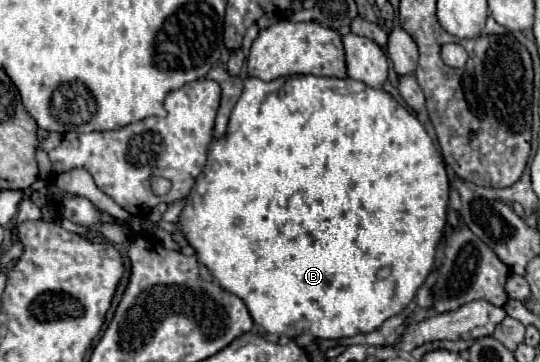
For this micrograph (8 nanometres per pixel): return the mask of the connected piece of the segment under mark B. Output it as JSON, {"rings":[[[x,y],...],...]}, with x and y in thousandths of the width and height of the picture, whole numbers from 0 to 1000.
{"rings":[[[537,207],[515,213],[496,229],[478,213],[459,213],[452,224],[444,273],[426,312],[415,378],[396,384],[385,406],[381,461],[348,533],[330,610],[309,616],[296,608],[289,622],[304,627],[311,644],[337,644],[359,682],[367,727],[385,738],[411,798],[441,815],[452,831],[467,887],[493,920],[515,925],[522,936],[541,936],[559,920],[574,920],[585,936],[633,936],[700,909],[715,881],[741,865],[767,826],[774,793],[796,760],[807,715],[807,688],[826,622],[830,533],[830,483],[811,406],[793,378],[785,345],[770,329],[770,318],[733,285],[711,246],[689,246],[644,213],[622,218],[585,207]]]}

